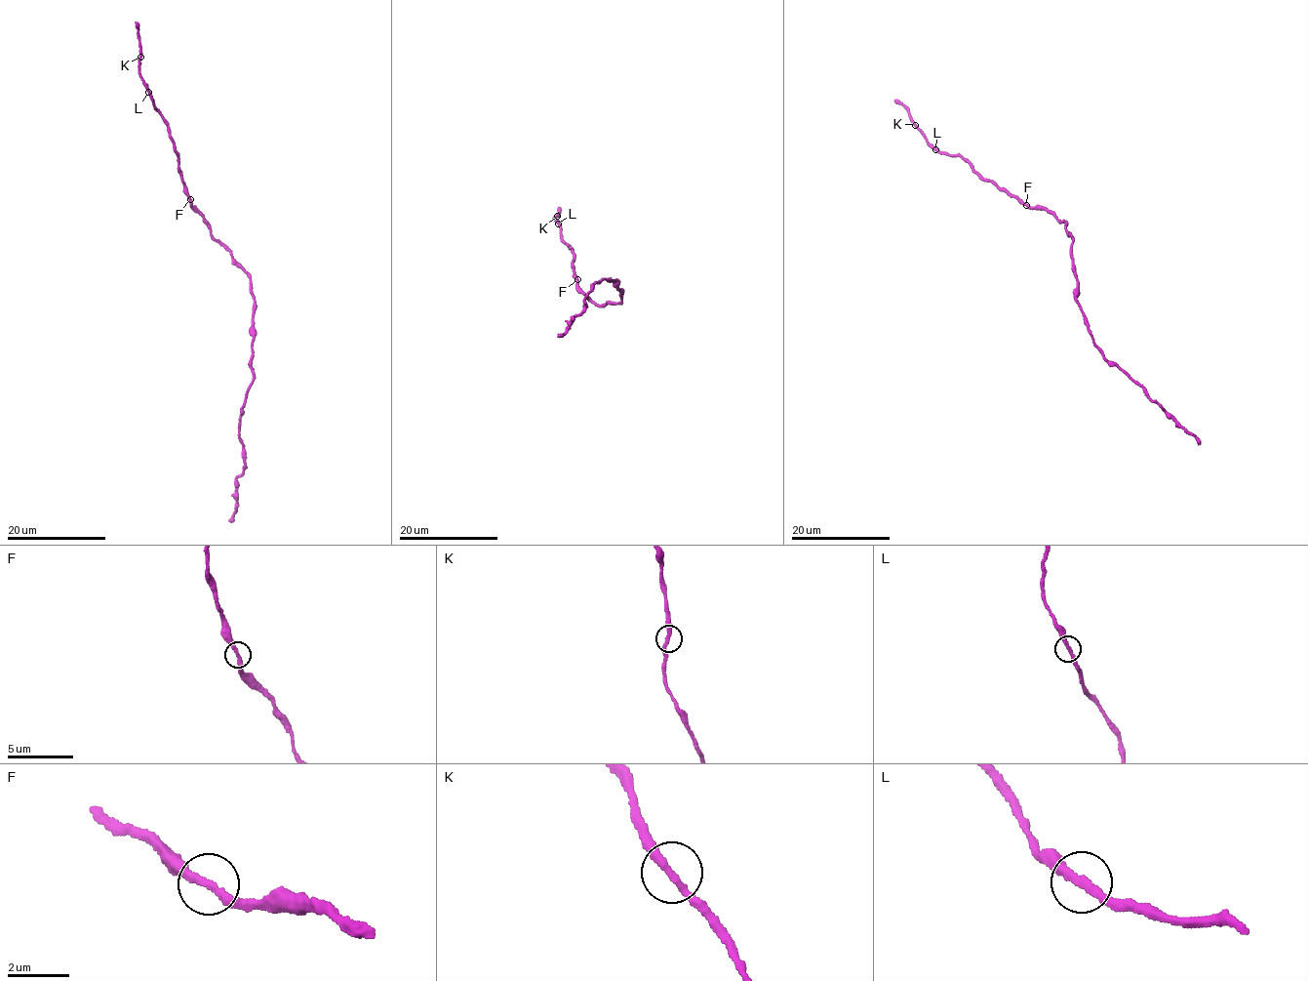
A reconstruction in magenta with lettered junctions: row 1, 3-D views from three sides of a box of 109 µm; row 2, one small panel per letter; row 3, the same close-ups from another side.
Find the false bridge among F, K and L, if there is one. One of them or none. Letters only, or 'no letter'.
no letter

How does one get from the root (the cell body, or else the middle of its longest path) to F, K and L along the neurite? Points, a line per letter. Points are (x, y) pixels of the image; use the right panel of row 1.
F: (1069, 232), (1066, 224), (1053, 214), (1026, 205)
K: (1069, 232), (1066, 224), (1053, 214), (1028, 208), (961, 157), (943, 154), (915, 125)
L: (1069, 232), (1066, 224), (1053, 214), (1040, 208), (1028, 208), (983, 178), (961, 157), (935, 149)

